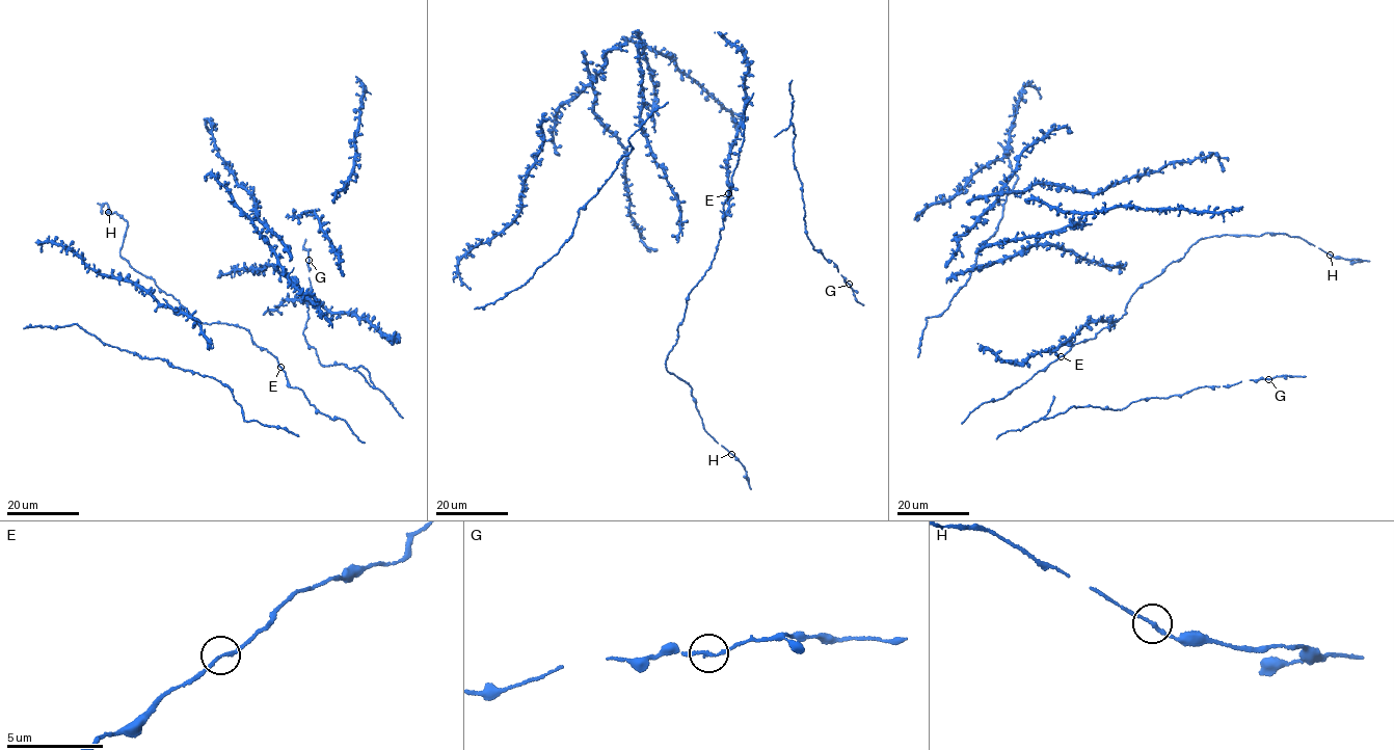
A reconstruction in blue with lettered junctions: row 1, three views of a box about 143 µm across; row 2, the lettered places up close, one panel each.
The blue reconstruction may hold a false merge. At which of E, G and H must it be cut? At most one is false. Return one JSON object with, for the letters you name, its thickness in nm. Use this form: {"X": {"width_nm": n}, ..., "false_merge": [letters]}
{"false_merge": []}

